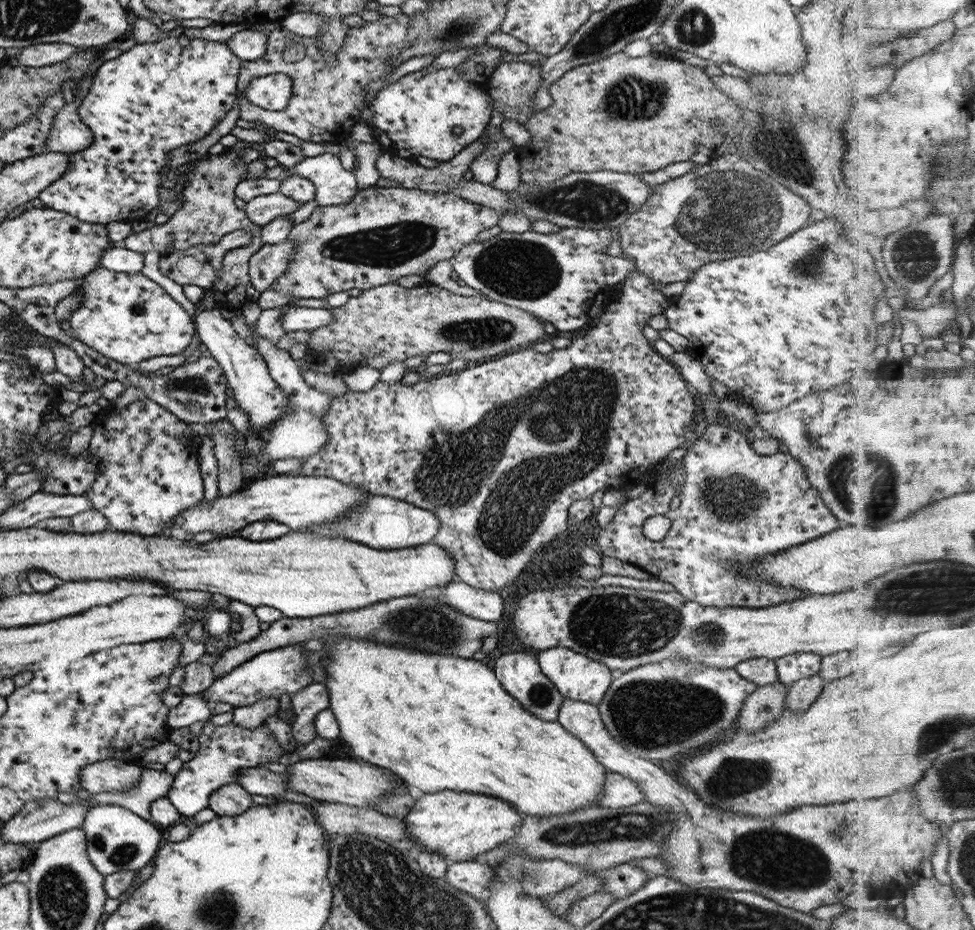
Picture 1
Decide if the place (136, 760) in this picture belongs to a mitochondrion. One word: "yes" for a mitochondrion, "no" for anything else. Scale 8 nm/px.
no

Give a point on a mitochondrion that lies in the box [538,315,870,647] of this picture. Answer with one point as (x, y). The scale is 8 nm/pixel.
(733, 503)

